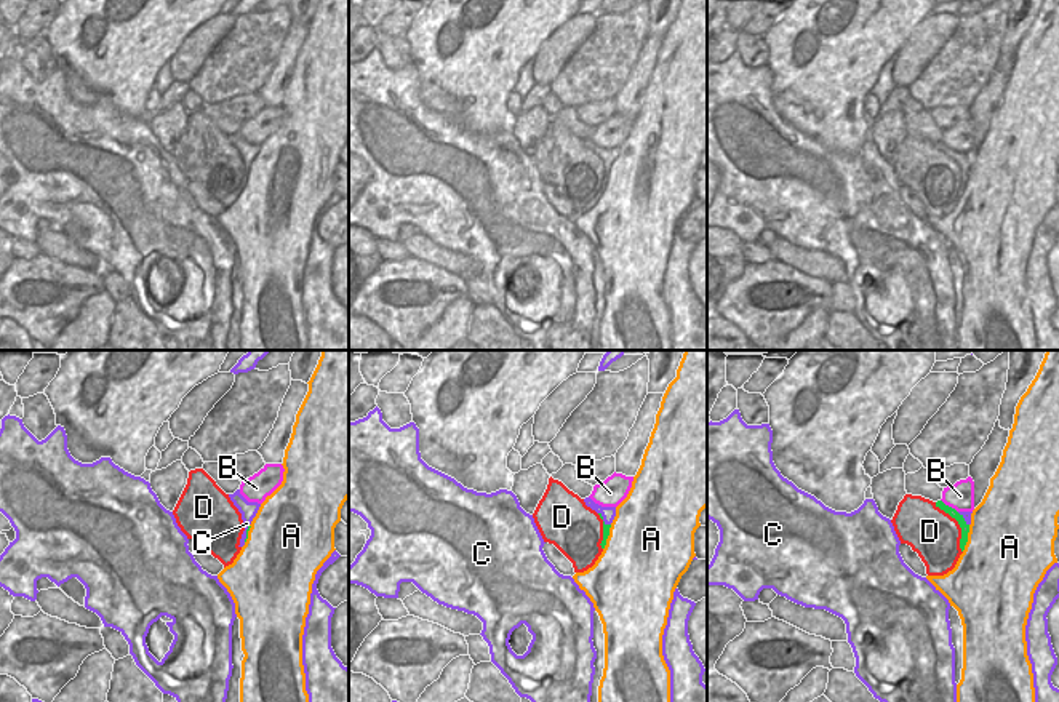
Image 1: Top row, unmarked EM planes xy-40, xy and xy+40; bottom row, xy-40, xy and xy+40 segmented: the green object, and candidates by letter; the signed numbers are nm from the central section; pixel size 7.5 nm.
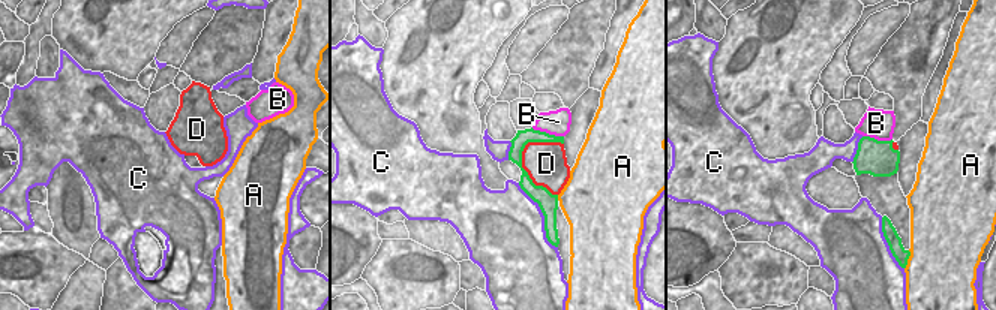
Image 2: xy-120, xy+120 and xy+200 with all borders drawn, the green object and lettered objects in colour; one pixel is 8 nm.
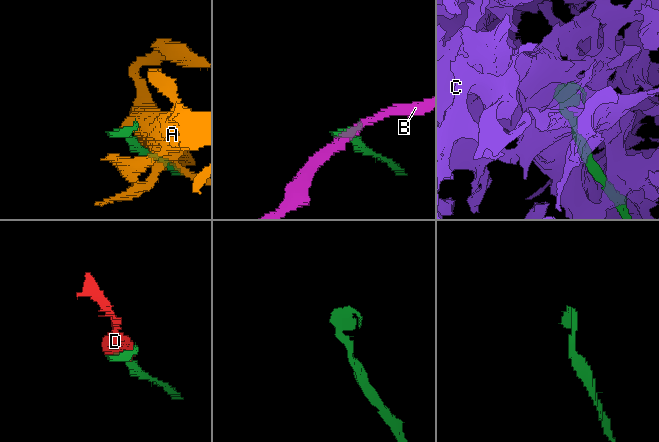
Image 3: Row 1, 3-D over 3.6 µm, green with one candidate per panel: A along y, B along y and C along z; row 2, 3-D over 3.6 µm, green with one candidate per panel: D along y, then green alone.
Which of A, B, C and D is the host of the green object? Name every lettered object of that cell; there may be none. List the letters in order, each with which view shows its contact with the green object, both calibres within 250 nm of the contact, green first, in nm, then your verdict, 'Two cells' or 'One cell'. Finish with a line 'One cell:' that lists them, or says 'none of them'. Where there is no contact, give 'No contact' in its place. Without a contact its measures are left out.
A: Touches green in xy+40. Thickness 70 nm (green) against 480 nm. Two cells
B: Touches green in xy+40. Thickness 70 nm (green) against 200 nm. Two cells
C: Touches green in xy. Thickness 50 nm (green) against 110 nm. Two cells
D: Touches green in xy+40. Thickness 70 nm (green) against 380 nm. One cell
One cell: D

